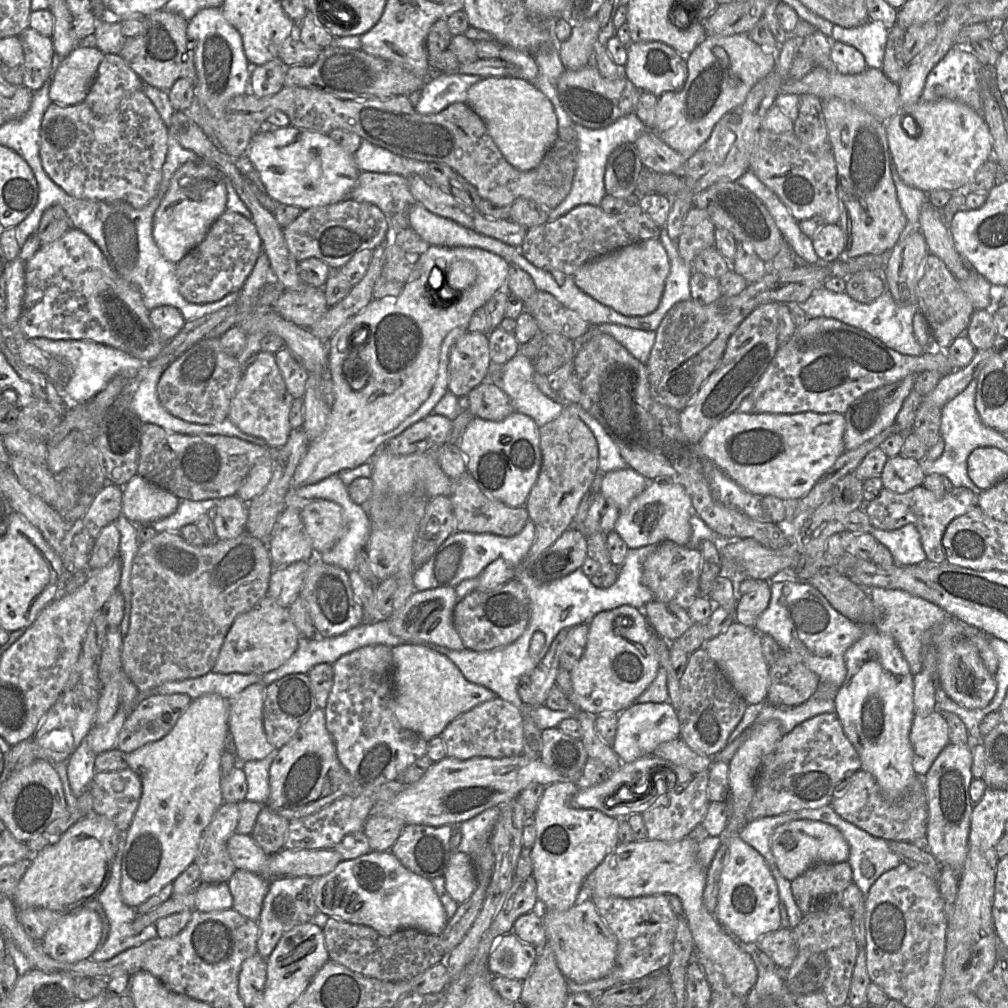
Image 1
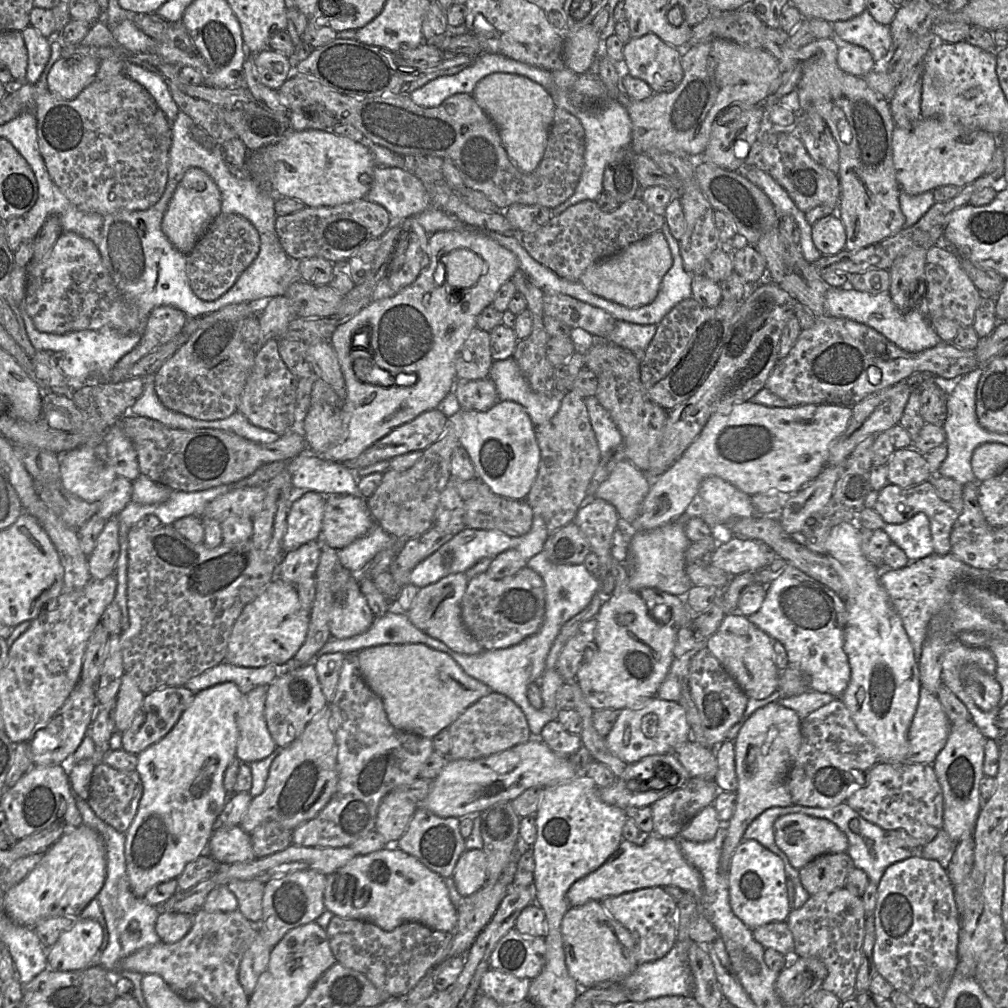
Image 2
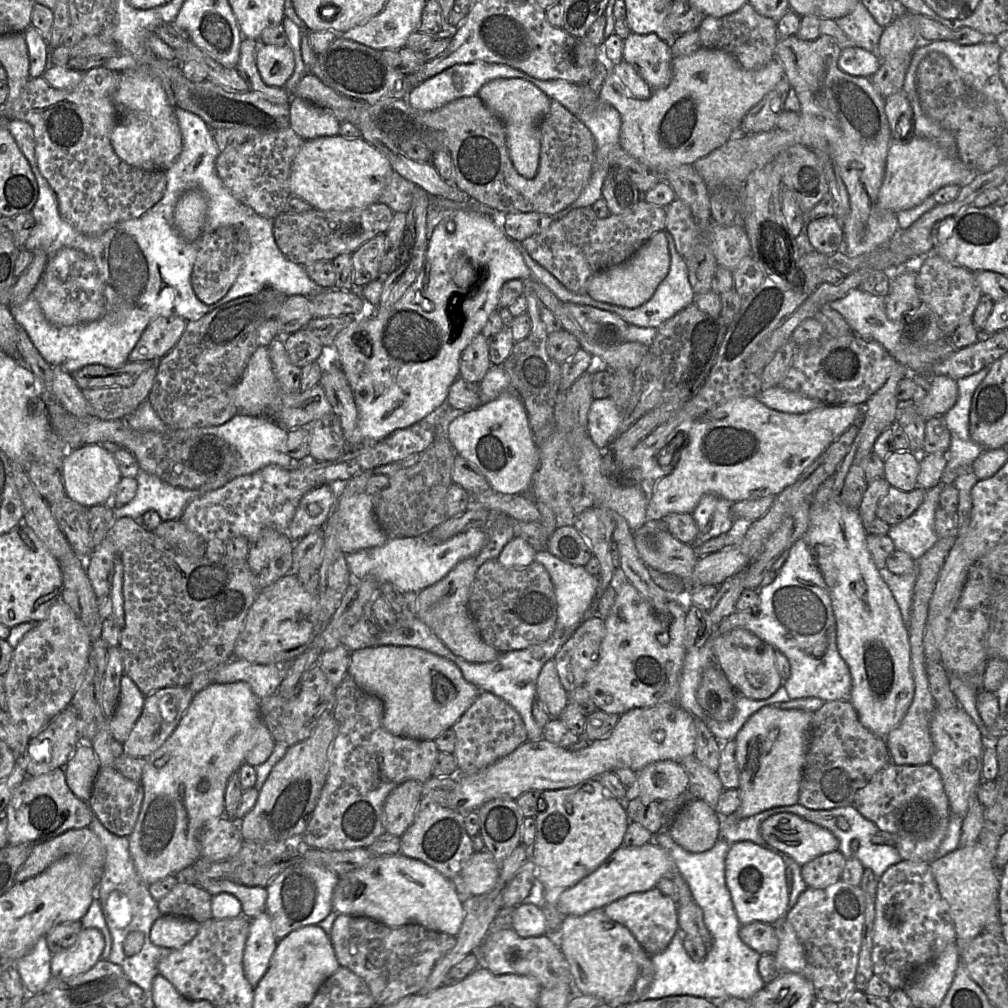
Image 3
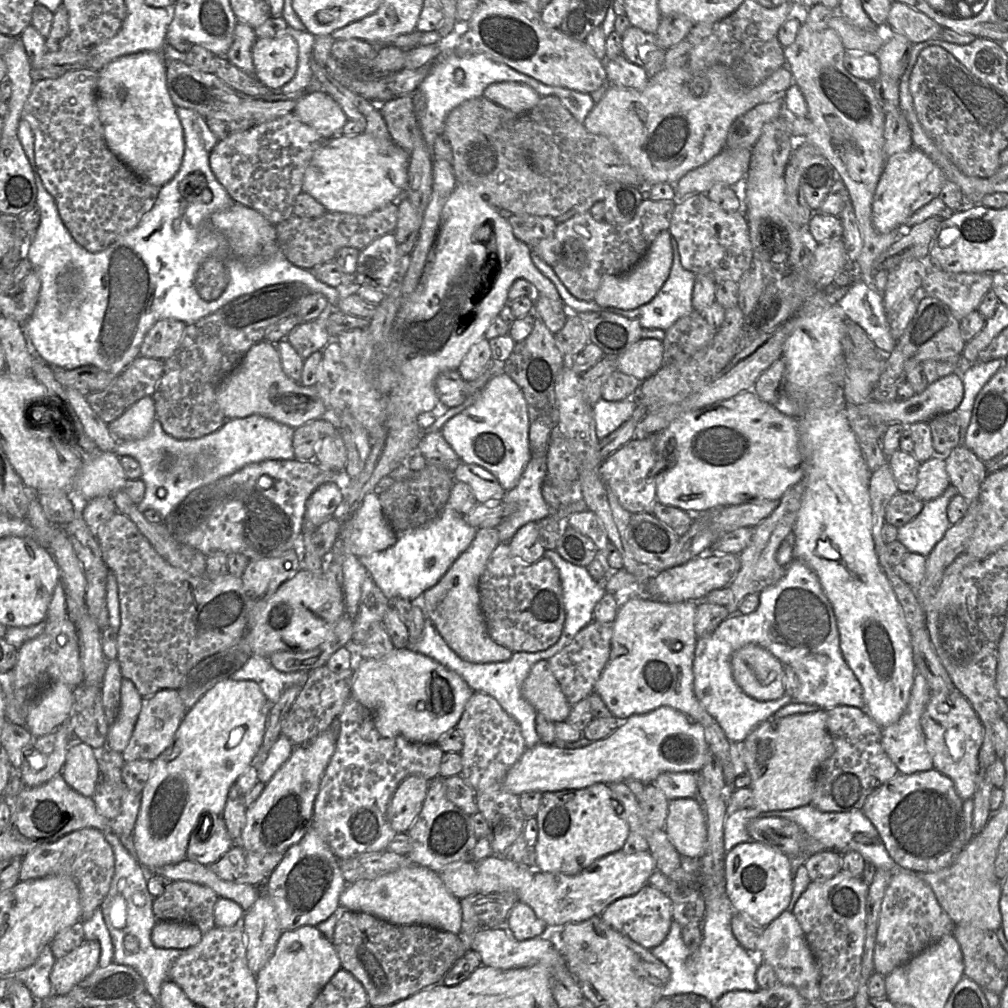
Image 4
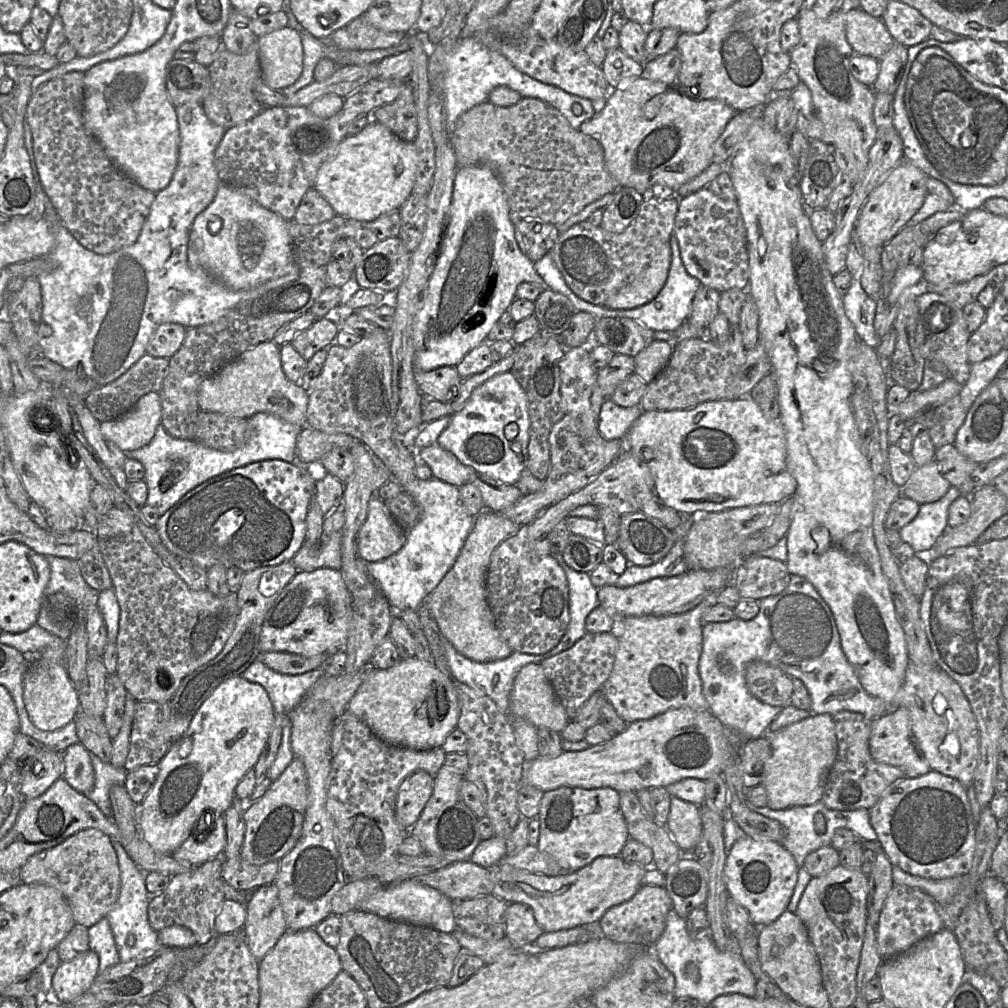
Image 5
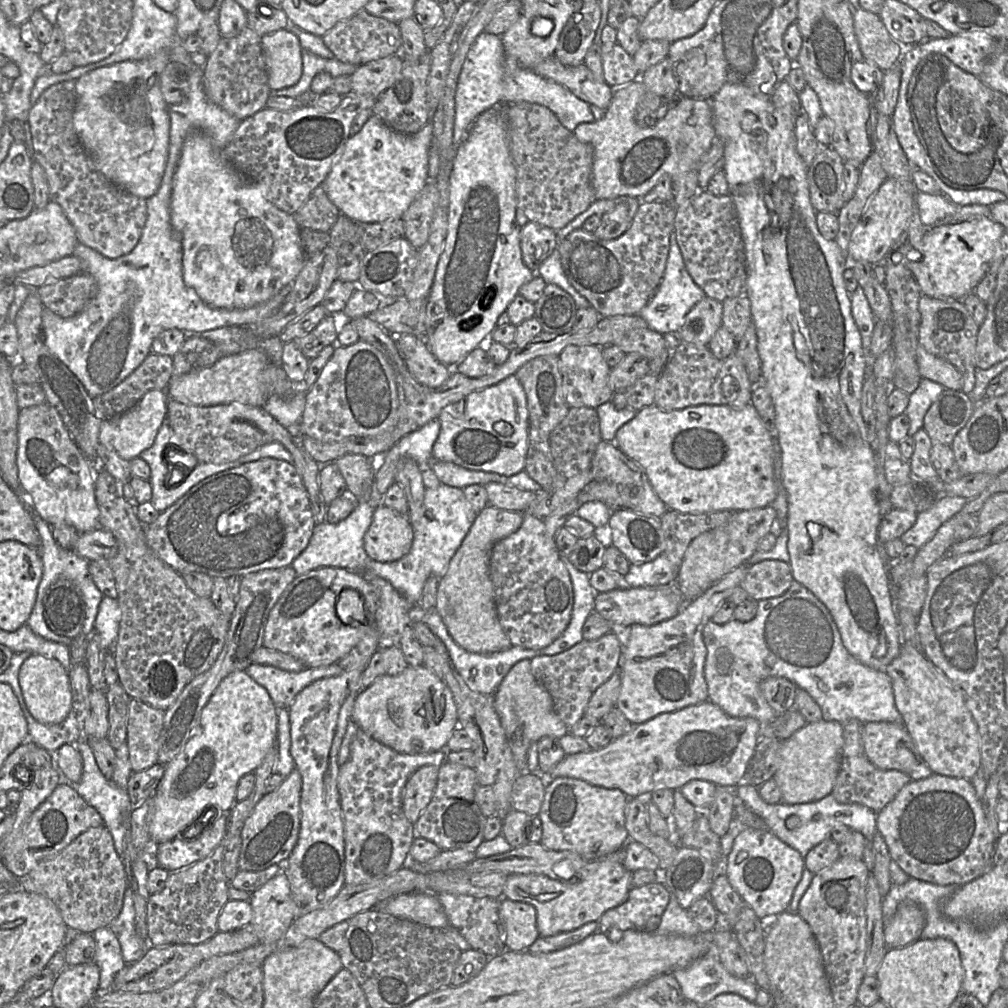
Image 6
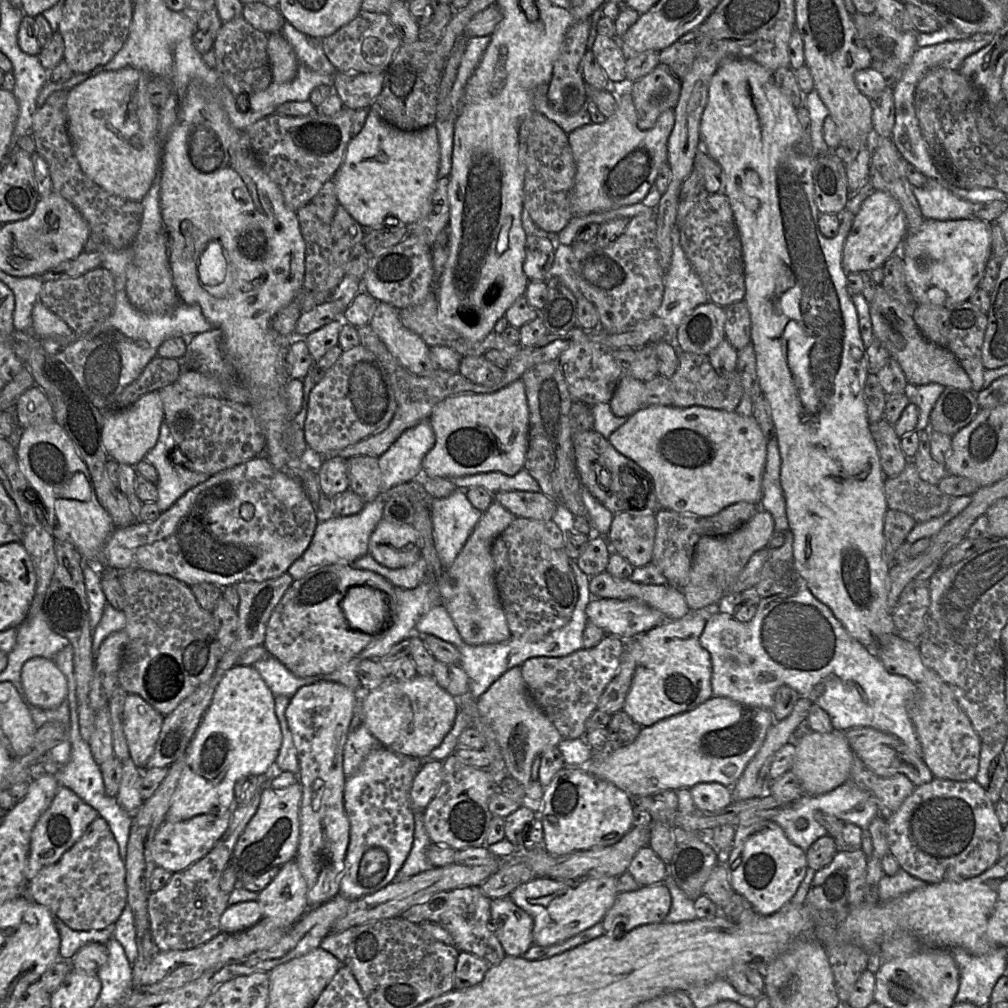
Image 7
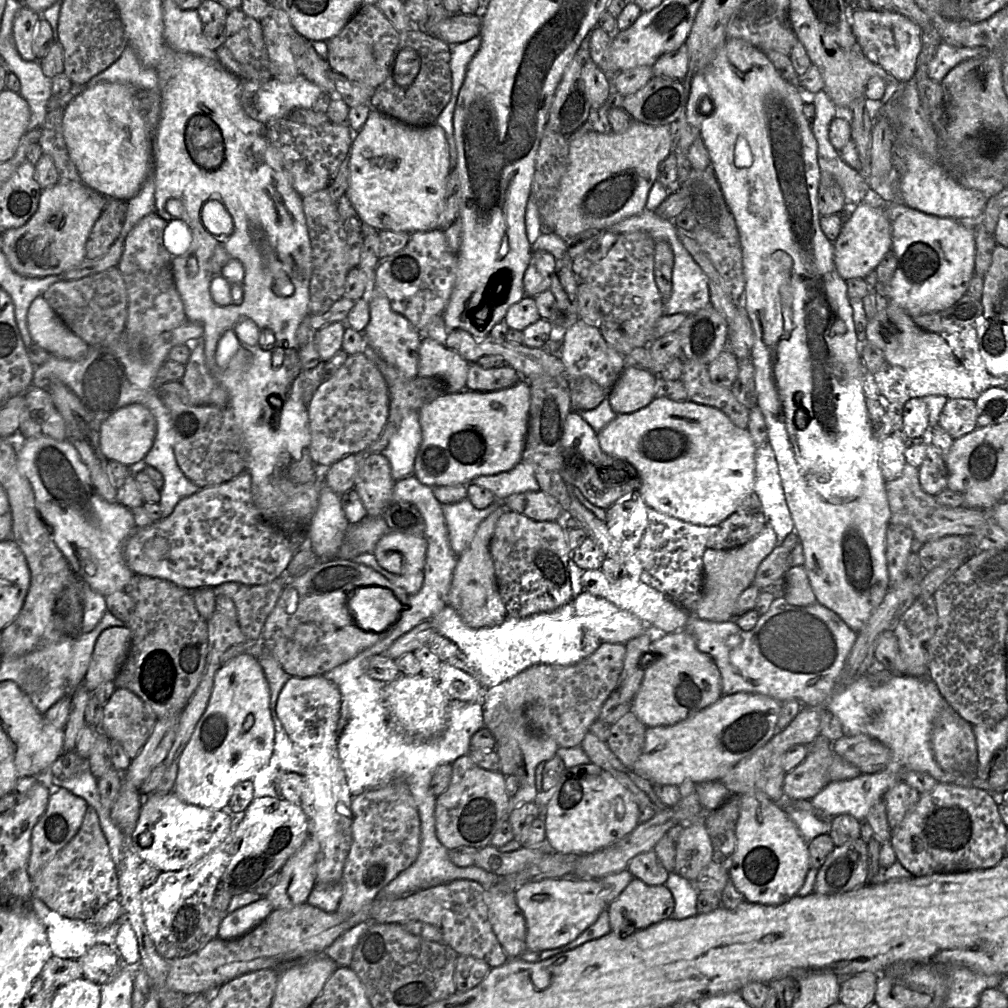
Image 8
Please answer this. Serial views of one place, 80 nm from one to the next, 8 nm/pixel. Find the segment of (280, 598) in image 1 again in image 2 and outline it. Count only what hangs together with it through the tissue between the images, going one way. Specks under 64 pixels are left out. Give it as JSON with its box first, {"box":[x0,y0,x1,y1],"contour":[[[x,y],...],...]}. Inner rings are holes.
{"box":[275,541,321,585],"contour":[[[310,541],[284,554],[275,578],[296,585],[304,578],[314,577],[321,555],[321,542]]]}

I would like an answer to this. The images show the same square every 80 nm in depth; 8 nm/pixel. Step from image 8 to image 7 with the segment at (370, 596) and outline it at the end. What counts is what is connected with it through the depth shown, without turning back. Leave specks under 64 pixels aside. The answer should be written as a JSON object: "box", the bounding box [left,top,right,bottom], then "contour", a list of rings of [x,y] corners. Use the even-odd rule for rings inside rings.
{"box":[342,587,393,636],"contour":[[[352,587],[342,601],[342,608],[352,626],[366,633],[381,636],[392,623],[387,619],[389,610],[393,609],[392,600],[387,602],[378,588]]]}

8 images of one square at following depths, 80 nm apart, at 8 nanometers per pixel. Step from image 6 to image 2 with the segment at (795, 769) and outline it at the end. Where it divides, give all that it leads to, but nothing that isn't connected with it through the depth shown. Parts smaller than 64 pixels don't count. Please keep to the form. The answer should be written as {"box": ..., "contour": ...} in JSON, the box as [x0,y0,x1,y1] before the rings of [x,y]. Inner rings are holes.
{"box":[719,701,802,879],"contour":[[[777,701],[771,702],[755,710],[744,722],[734,739],[734,763],[737,778],[737,788],[735,791],[736,801],[731,818],[727,823],[723,824],[725,825],[725,838],[722,844],[719,861],[720,870],[726,873],[727,879],[731,856],[737,845],[742,841],[743,833],[748,825],[758,815],[770,807],[793,805],[785,778],[800,745],[801,721],[802,719],[794,710],[783,707]]]}

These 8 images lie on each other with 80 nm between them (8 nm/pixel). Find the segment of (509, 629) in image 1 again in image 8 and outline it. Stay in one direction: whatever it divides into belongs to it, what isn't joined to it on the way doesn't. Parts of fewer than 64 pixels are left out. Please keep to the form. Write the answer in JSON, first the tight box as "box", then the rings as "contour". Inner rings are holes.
{"box":[490,510,573,620],"contour":[[[511,510],[503,512],[491,539],[490,552],[508,618],[525,620],[573,602],[567,531],[558,522],[539,522]]]}

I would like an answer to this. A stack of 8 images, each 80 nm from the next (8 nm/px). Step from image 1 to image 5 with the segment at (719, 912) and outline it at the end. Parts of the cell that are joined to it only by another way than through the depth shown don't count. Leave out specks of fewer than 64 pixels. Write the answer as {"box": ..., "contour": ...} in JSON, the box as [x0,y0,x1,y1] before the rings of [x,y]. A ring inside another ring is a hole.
{"box":[725,836,799,927],"contour":[[[745,836],[737,840],[726,857],[725,883],[729,896],[742,905],[757,927],[774,922],[787,910],[798,880],[799,867],[792,854],[771,840]]]}

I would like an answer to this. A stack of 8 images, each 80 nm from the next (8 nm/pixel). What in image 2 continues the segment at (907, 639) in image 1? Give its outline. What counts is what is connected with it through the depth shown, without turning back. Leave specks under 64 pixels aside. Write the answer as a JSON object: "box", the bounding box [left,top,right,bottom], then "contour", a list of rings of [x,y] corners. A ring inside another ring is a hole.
{"box":[881,553,989,662],"contour":[[[951,553],[943,556],[930,555],[917,561],[911,561],[906,567],[899,570],[883,569],[881,571],[881,585],[887,591],[892,607],[902,620],[918,662],[931,619],[935,615],[945,615],[950,618],[949,599],[952,580],[956,576],[987,576],[989,572],[989,570],[967,565]]]}

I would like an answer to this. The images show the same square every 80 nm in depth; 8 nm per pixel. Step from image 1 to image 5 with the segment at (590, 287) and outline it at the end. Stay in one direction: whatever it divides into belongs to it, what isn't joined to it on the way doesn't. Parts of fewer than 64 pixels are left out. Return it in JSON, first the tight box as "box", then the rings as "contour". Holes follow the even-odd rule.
{"box":[603,241,671,310],"contour":[[[668,241],[645,270],[633,282],[611,295],[603,306],[626,310],[647,304],[665,285],[670,264],[671,246]]]}

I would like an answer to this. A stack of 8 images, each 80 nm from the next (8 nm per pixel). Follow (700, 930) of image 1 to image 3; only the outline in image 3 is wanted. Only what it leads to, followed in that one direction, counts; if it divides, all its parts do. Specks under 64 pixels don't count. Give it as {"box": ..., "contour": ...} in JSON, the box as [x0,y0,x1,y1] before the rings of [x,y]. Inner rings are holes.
{"box":[557,841,674,916],"contour":[[[652,841],[634,848],[624,846],[615,850],[593,873],[559,896],[557,908],[563,916],[582,916],[592,909],[603,909],[611,902],[635,892],[654,888],[662,878],[674,872],[674,862],[668,853]]]}

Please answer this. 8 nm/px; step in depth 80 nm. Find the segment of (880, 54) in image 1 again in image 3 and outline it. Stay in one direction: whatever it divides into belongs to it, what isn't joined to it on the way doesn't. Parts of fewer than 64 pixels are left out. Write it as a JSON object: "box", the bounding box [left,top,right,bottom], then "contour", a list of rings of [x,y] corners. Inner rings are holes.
{"box":[835,1,884,55],"contour":[[[861,1],[856,4],[848,15],[835,21],[854,46],[877,55],[884,28],[875,21]]]}

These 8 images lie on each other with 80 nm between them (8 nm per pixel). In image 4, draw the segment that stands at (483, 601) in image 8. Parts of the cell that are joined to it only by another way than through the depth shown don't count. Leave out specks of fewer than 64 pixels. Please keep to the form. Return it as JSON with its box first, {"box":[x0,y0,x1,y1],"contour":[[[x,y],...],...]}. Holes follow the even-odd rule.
{"box":[420,529,513,663],"contour":[[[477,529],[468,548],[456,559],[440,581],[424,592],[420,604],[449,647],[462,659],[472,663],[507,661],[513,652],[496,643],[489,635],[480,606],[479,580],[489,557],[499,545],[498,530]]]}

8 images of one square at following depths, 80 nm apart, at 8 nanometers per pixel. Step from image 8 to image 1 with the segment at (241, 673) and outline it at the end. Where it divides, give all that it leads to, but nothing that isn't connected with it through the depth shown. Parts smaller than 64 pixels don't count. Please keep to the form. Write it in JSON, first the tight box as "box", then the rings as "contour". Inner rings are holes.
{"box":[120,694,229,908],"contour":[[[205,694],[197,699],[192,700],[189,707],[179,717],[172,730],[163,739],[147,743],[146,745],[127,755],[127,763],[129,768],[139,776],[142,783],[142,794],[137,810],[129,828],[124,833],[120,893],[123,902],[128,906],[138,908],[143,902],[145,902],[154,894],[158,893],[165,885],[168,883],[173,883],[174,880],[190,864],[194,862],[201,836],[207,826],[210,824],[217,810],[224,802],[221,791],[221,756],[226,749],[226,739],[228,737],[228,721],[229,701],[218,694]]]}

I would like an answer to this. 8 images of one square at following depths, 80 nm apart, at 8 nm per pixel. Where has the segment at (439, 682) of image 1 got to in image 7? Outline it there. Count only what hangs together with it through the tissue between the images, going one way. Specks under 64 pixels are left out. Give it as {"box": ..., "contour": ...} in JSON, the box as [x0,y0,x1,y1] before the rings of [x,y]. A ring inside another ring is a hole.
{"box":[358,675,458,758],"contour":[[[416,675],[410,680],[388,678],[358,696],[362,724],[386,748],[415,758],[426,758],[451,730],[458,712],[457,700],[438,685],[433,676]]]}

